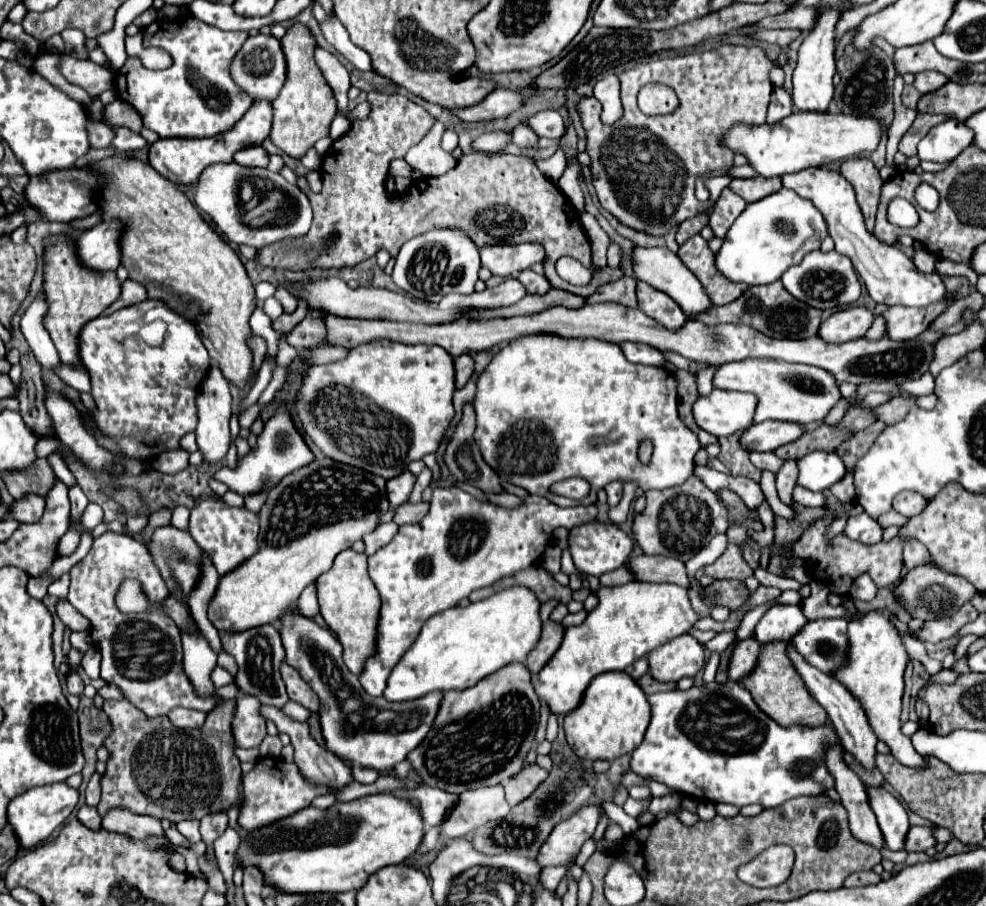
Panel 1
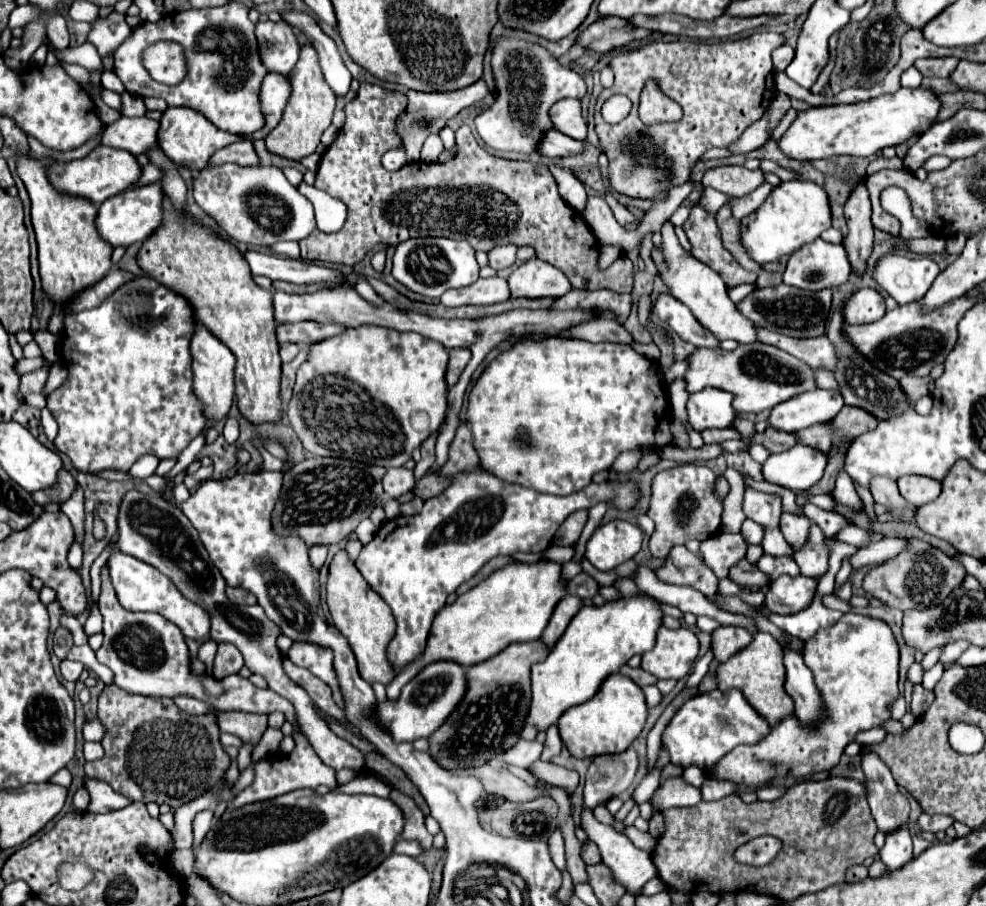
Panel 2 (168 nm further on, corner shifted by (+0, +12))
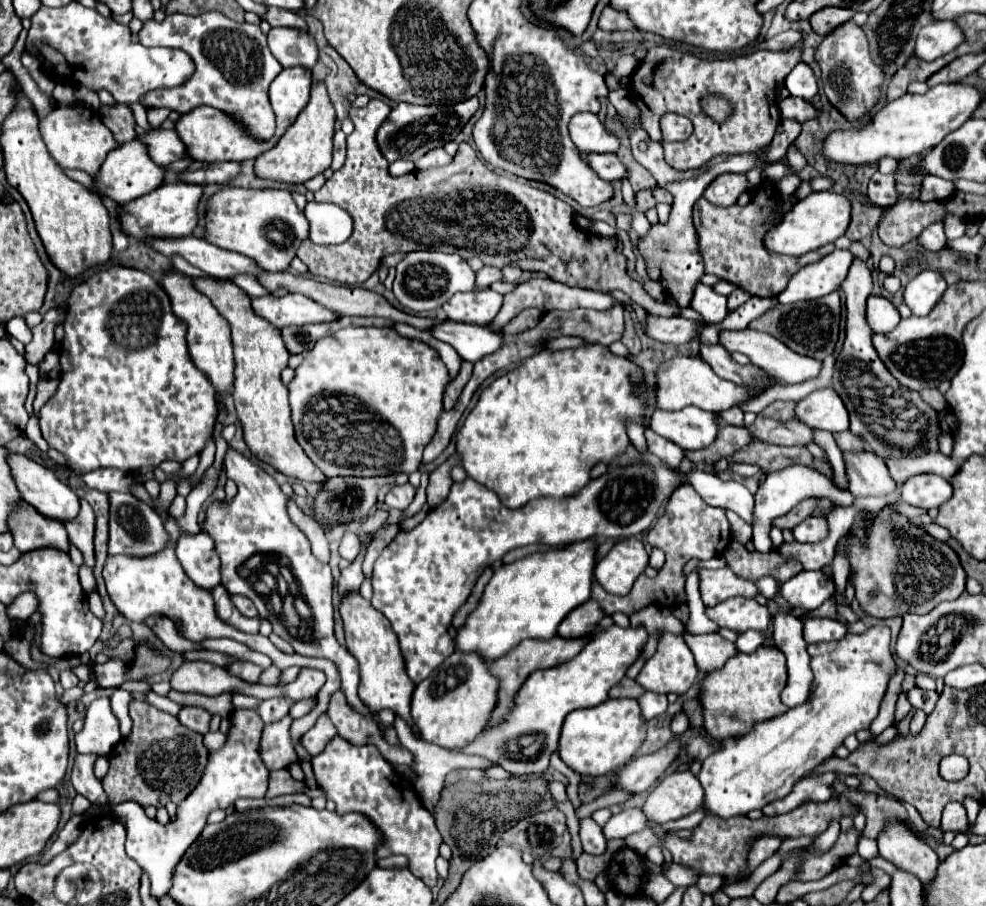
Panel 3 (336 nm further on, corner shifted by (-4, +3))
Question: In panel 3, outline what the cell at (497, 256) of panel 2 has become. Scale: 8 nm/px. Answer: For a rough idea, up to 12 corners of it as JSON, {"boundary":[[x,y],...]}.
{"boundary":[[497,267],[477,271],[477,285],[481,289],[495,281],[503,281],[503,271]]}

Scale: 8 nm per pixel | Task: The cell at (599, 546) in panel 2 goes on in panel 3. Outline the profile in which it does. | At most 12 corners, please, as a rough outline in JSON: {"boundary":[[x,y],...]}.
{"boundary":[[635,537],[617,541],[597,563],[605,591],[627,595],[649,563]]}

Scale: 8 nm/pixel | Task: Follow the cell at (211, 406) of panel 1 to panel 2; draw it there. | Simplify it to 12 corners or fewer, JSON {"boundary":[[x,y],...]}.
{"boundary":[[197,318],[195,394],[209,420],[233,404],[235,356]]}

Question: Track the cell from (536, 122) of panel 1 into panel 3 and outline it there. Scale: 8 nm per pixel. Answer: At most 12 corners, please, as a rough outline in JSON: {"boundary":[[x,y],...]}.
{"boundary":[[577,113],[569,135],[581,153],[615,153],[619,141],[595,113]]}

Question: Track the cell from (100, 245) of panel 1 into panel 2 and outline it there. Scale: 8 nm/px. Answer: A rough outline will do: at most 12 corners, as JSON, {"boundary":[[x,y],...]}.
{"boundary":[[163,186],[129,188],[99,208],[111,246],[143,242],[163,224]]}

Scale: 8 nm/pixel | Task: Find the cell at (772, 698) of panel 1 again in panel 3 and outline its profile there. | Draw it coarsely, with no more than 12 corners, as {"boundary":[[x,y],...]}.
{"boundary":[[761,645],[705,677],[705,731],[745,735],[789,711],[785,655]]}

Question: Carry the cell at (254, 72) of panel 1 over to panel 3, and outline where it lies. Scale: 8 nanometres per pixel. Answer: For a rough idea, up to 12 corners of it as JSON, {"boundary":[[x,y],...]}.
{"boundary":[[271,29],[267,41],[283,67],[311,69],[317,45],[305,31]]}

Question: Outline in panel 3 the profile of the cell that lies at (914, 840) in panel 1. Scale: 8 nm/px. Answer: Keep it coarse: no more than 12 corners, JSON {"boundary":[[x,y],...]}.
{"boundary":[[947,803],[939,829],[967,833],[961,803]]}

